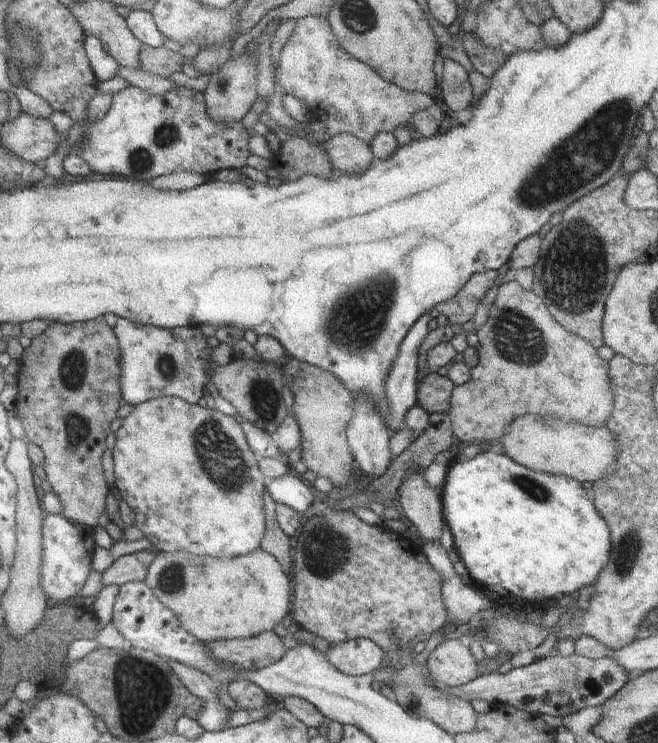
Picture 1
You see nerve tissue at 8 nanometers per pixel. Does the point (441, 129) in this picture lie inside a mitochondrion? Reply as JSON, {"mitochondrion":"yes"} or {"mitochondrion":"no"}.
{"mitochondrion":"no"}

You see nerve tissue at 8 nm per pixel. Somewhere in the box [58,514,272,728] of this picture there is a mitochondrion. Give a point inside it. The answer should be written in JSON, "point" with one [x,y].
{"point":[170,579]}

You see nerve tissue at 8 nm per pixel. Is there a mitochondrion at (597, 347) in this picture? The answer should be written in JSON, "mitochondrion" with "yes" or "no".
{"mitochondrion":"no"}

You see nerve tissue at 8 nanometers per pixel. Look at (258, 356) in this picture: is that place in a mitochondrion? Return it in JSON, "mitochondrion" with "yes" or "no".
{"mitochondrion":"no"}

